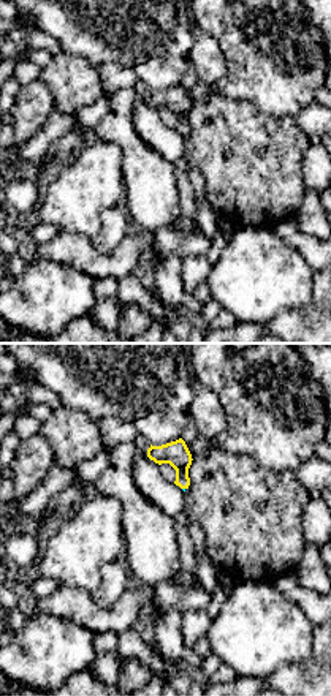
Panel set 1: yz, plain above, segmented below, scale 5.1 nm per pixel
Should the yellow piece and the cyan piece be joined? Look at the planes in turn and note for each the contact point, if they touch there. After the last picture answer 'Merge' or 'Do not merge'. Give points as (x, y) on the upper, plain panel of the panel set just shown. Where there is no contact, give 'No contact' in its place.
No contact

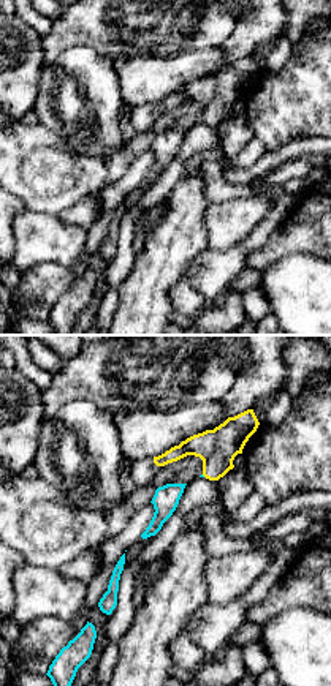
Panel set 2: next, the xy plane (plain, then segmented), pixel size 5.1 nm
No contact

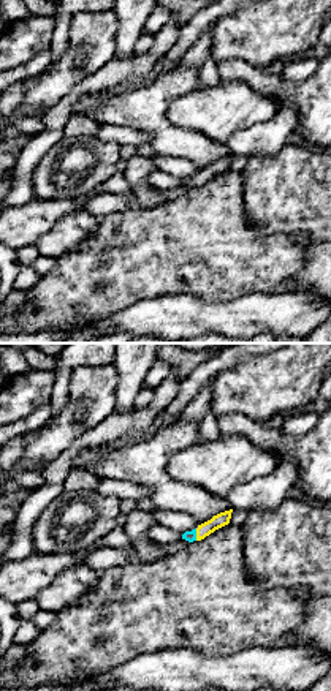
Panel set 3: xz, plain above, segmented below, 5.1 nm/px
Touches yellow at (197, 181)

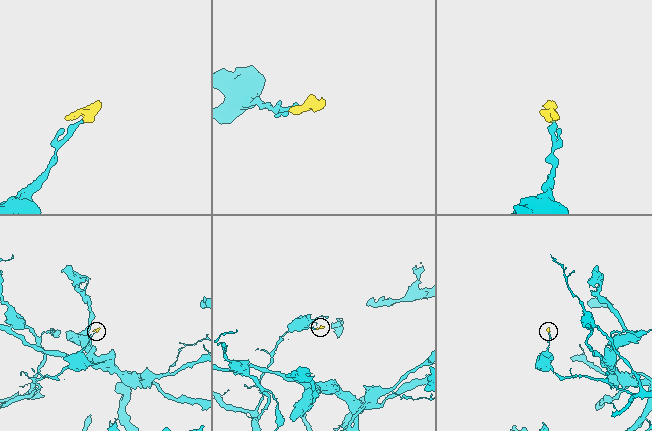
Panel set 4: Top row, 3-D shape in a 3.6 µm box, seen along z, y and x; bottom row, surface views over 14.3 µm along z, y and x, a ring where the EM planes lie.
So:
Merge

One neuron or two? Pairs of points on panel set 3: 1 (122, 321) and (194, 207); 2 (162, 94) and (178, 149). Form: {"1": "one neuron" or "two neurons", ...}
{"1": "two neurons", "2": "one neuron"}

